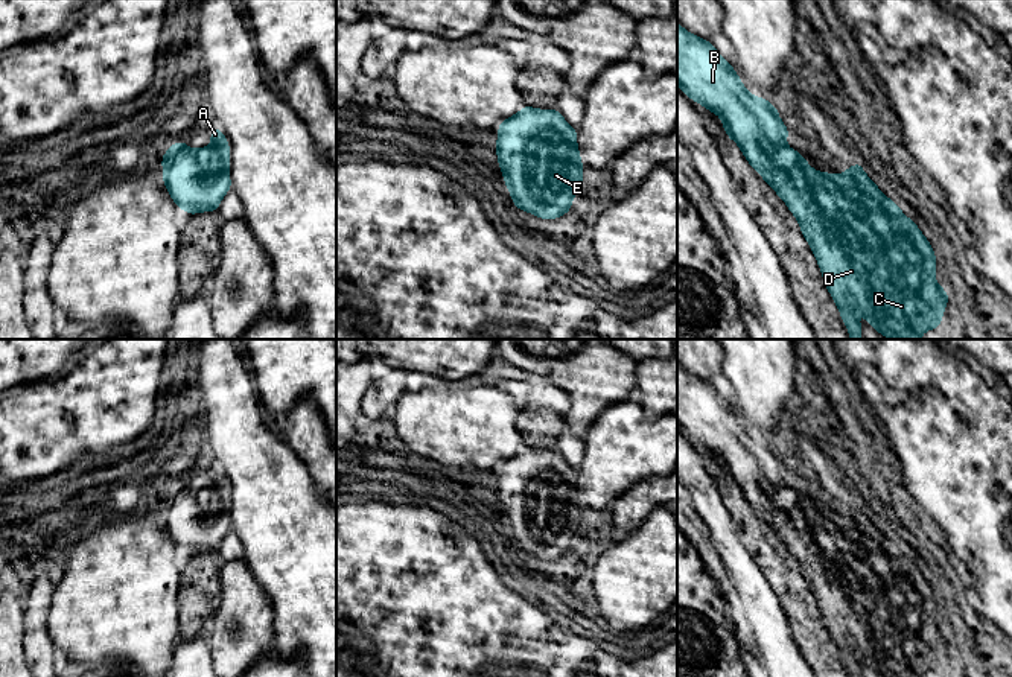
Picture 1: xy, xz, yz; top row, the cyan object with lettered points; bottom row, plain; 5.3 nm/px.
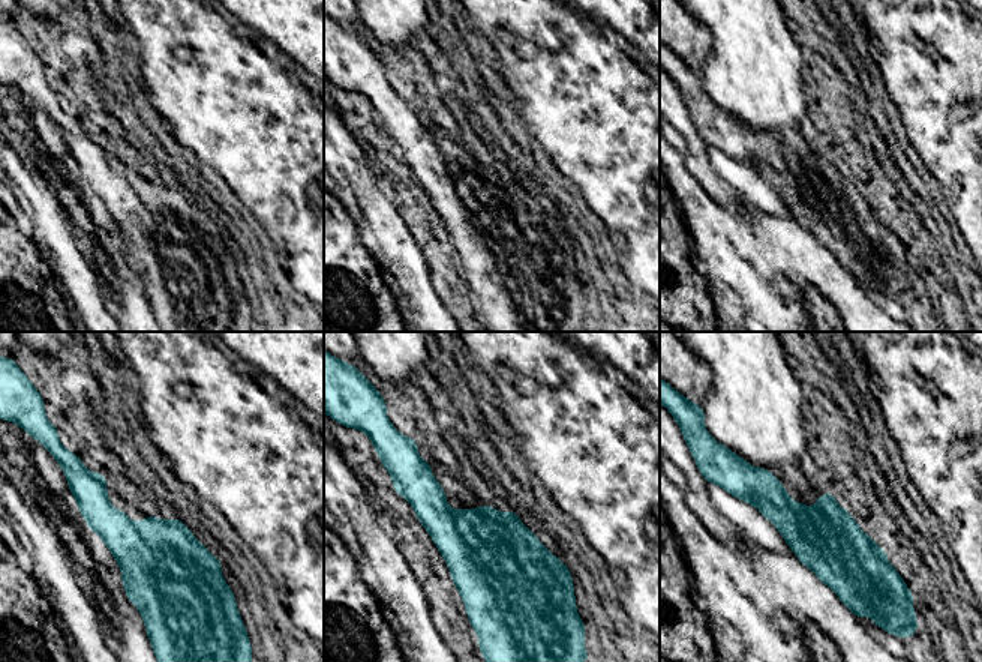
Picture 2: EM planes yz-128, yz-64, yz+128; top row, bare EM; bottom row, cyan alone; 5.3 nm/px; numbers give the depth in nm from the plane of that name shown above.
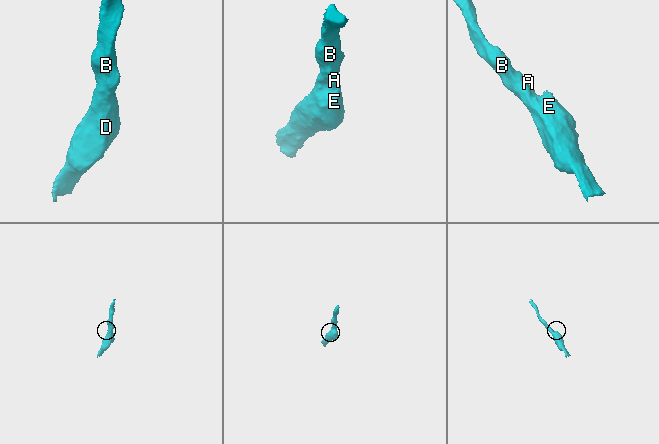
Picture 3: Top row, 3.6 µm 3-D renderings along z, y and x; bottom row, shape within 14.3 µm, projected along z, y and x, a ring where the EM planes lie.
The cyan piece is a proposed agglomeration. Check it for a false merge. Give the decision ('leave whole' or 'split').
leave whole

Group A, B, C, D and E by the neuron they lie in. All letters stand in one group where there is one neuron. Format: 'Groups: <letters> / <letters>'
Groups: A B C D E

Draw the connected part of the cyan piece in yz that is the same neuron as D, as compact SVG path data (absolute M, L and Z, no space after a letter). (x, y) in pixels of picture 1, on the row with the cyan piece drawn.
M679 23L677 85L691 100L720 116L726 135L788 205L817 259L823 283L851 339L863 338L858 312L889 339L921 339L925 330L937 330L948 292L936 283L936 254L916 224L877 187L860 163L843 175L814 170L785 145L788 128L779 119L778 108L750 94L712 43L689 33Z

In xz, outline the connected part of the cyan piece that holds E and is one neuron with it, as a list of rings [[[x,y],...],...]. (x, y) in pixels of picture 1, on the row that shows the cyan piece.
[[[522,106],[517,114],[501,122],[495,149],[505,186],[514,201],[513,207],[542,219],[557,219],[569,213],[574,195],[583,189],[581,172],[584,164],[577,146],[577,129],[566,123],[560,111]]]

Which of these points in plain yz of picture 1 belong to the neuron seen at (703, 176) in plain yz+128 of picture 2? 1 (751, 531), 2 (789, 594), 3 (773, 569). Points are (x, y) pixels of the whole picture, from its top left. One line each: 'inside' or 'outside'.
1: outside
2: outside
3: outside

